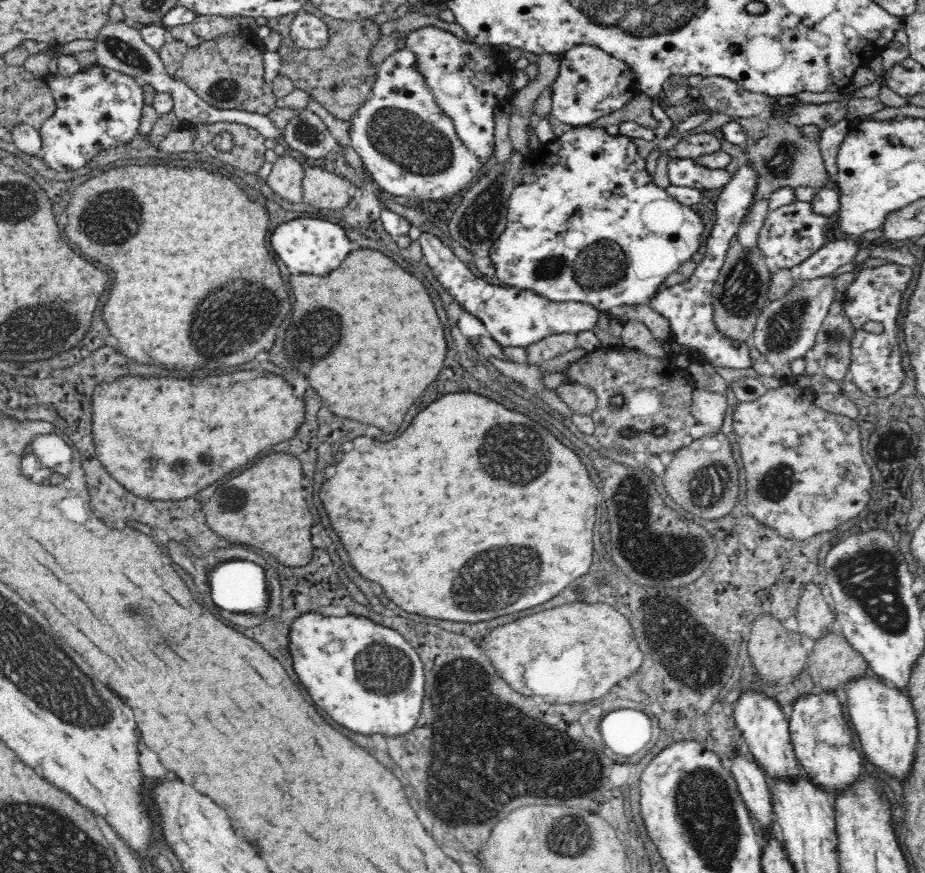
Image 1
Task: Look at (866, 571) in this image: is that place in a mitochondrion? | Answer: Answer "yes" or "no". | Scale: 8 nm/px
yes

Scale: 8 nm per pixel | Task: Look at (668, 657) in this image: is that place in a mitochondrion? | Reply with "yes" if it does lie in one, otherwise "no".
yes

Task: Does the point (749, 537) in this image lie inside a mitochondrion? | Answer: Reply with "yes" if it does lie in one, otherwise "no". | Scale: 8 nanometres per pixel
no

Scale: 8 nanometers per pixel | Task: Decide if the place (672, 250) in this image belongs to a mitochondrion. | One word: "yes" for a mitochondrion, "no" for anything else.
no

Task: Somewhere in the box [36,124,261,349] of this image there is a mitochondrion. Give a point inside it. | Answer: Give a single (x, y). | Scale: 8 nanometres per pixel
(113, 217)

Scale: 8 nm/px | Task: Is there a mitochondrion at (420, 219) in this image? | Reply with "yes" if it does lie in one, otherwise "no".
no

